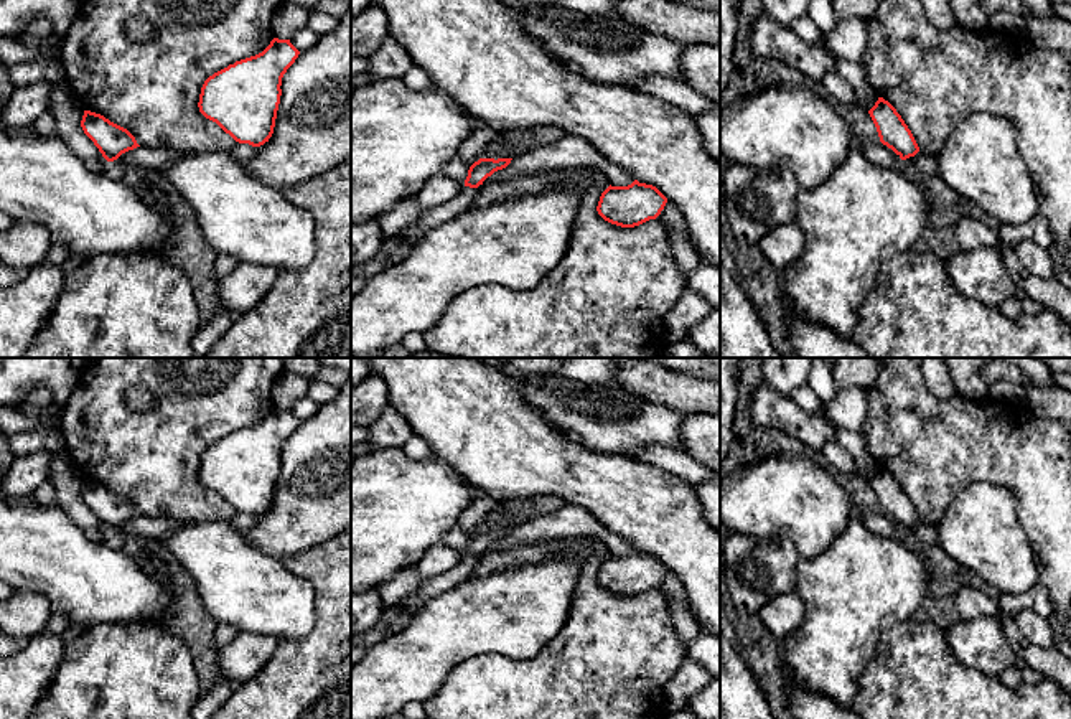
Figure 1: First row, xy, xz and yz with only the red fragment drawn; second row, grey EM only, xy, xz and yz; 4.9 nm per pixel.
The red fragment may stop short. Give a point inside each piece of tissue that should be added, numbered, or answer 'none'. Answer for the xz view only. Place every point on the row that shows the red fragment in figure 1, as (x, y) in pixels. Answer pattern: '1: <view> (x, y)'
none

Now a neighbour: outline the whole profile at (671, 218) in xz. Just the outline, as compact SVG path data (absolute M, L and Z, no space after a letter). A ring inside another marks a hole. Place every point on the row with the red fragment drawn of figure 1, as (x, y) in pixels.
M671 201L666 203L664 209L656 219L667 229L667 233L669 231L687 233L687 226L680 209Z

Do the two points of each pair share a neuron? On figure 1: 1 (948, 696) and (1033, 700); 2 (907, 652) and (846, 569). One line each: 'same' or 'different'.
1: same
2: different

